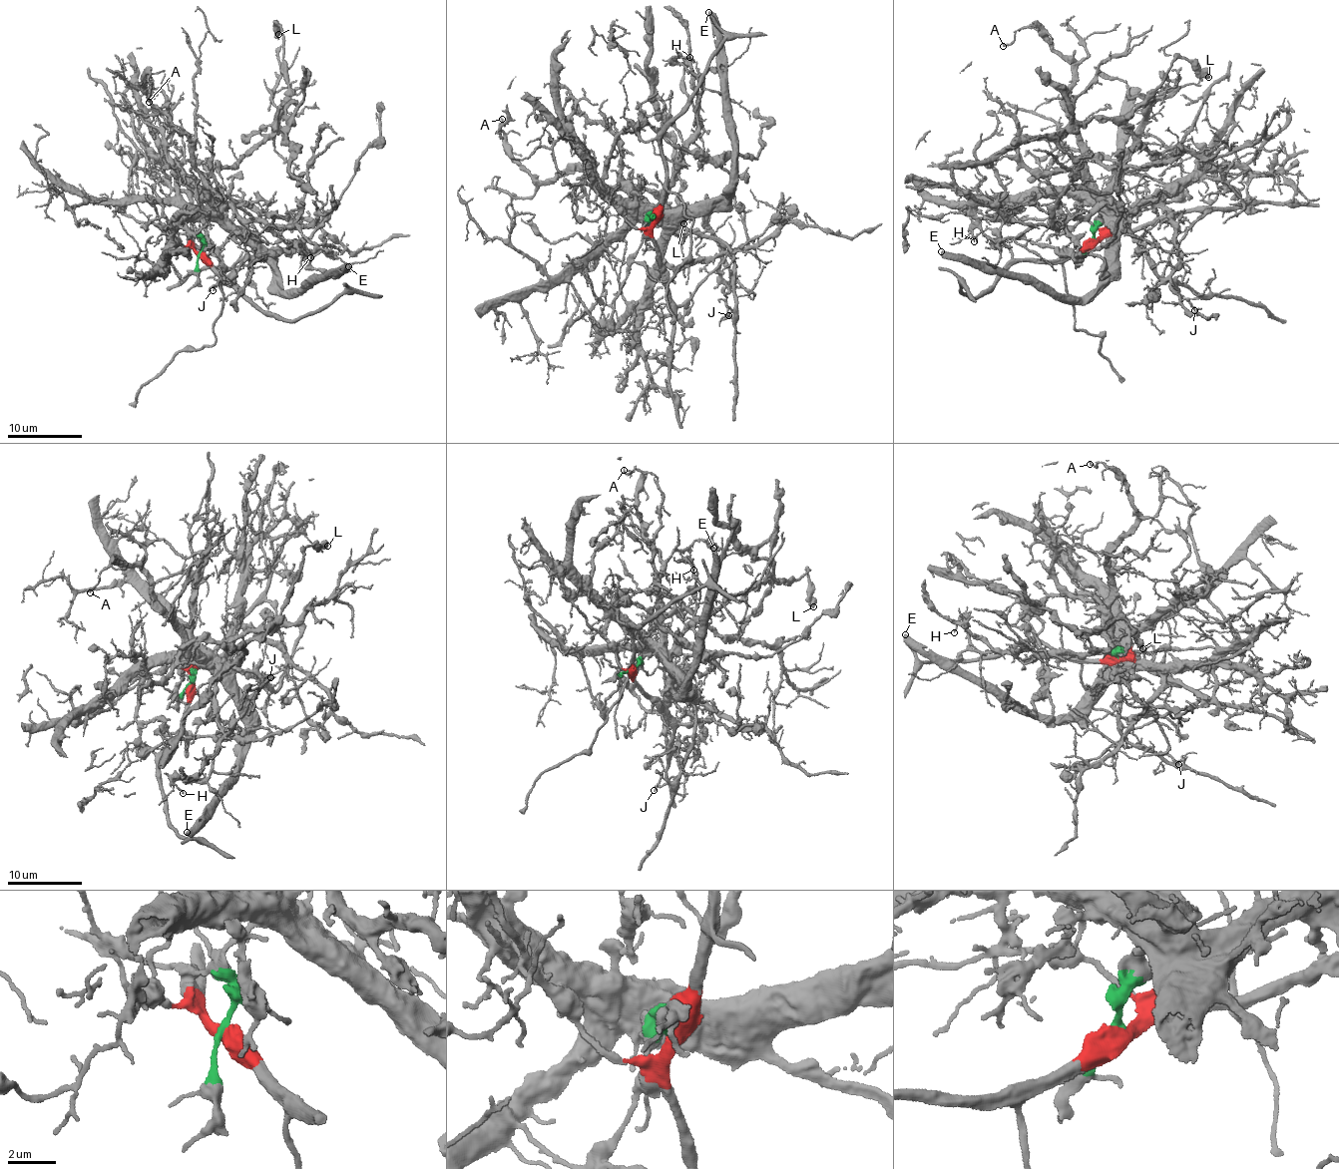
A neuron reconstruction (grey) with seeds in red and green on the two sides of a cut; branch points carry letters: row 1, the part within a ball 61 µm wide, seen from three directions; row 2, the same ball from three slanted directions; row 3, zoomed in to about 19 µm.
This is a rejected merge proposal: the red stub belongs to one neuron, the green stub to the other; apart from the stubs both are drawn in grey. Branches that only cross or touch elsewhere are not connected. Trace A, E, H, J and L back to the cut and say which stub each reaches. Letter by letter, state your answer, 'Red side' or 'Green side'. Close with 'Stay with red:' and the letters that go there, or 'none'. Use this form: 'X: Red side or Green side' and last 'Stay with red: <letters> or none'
A: Green side
E: Green side
H: Green side
J: Green side
L: Green side
Stay with red: none

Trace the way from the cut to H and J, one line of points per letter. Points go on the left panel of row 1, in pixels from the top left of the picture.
H: (201, 252), (201, 230), (228, 205), (243, 217), (301, 229), (315, 243), (307, 252), (299, 249), (311, 258)
J: (201, 252), (201, 230), (210, 219), (230, 222), (252, 241), (255, 253), (247, 253), (223, 271), (213, 290)

